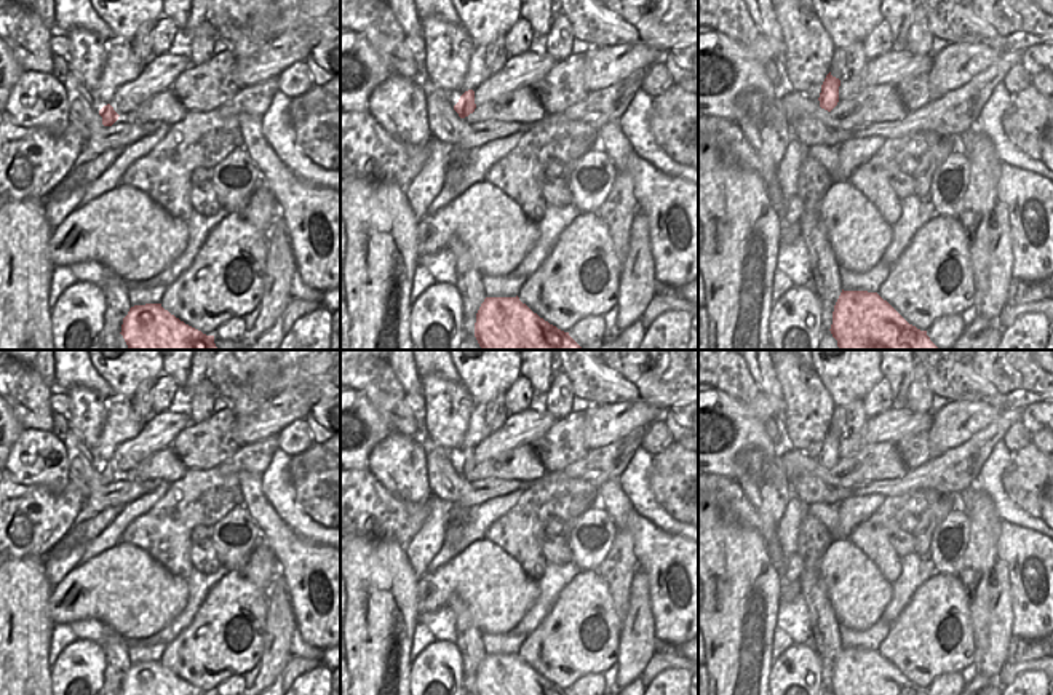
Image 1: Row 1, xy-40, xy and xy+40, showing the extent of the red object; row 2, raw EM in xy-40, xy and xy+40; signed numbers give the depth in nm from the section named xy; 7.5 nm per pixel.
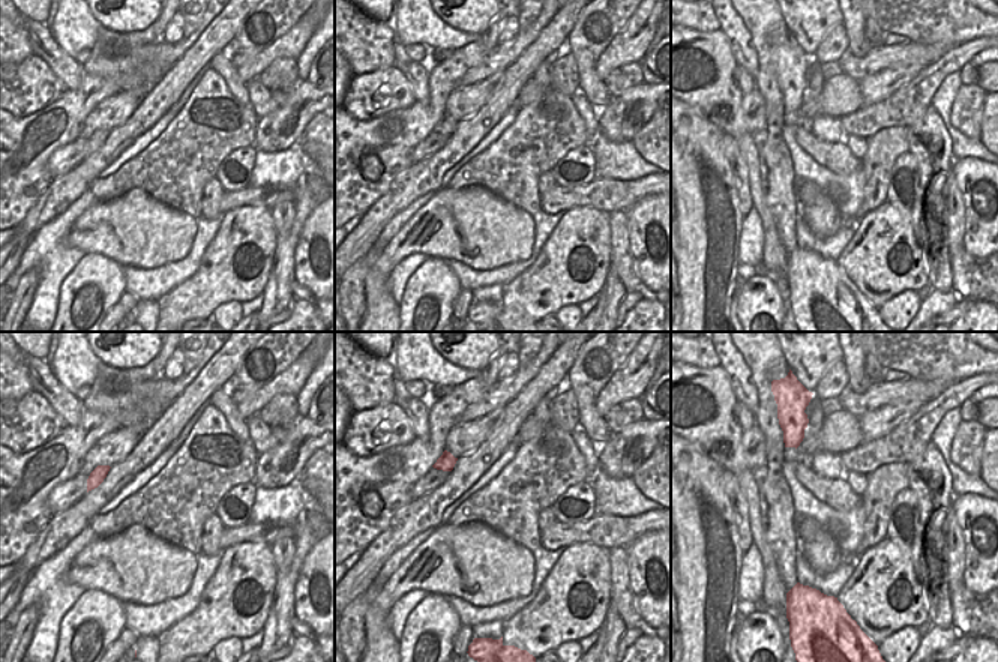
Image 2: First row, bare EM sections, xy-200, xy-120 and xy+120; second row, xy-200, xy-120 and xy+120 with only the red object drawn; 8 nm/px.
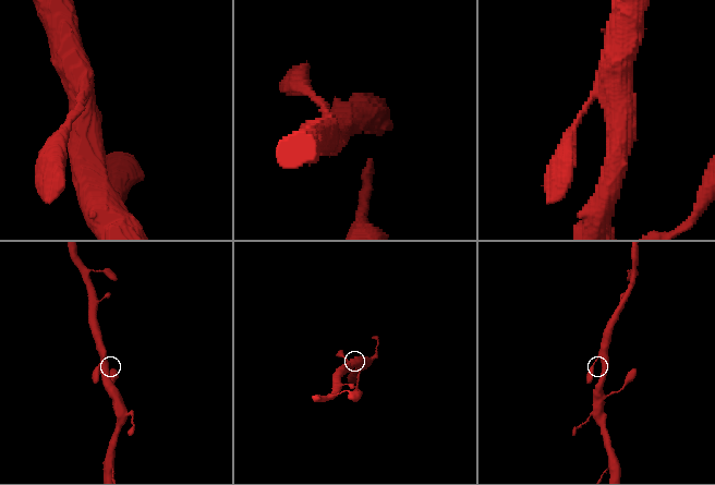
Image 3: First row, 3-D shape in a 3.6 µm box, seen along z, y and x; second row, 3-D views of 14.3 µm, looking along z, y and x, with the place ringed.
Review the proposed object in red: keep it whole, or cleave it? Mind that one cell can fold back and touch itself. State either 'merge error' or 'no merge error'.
no merge error

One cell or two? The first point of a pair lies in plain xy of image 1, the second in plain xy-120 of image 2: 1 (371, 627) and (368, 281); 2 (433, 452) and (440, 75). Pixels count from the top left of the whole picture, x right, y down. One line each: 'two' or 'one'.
1: one
2: two

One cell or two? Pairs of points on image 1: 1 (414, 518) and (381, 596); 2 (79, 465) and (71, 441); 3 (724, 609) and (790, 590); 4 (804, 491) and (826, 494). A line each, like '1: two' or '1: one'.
1: two
2: one
3: two
4: one

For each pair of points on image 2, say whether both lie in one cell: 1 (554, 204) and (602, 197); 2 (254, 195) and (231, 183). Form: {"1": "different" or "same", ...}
{"1": "same", "2": "different"}

